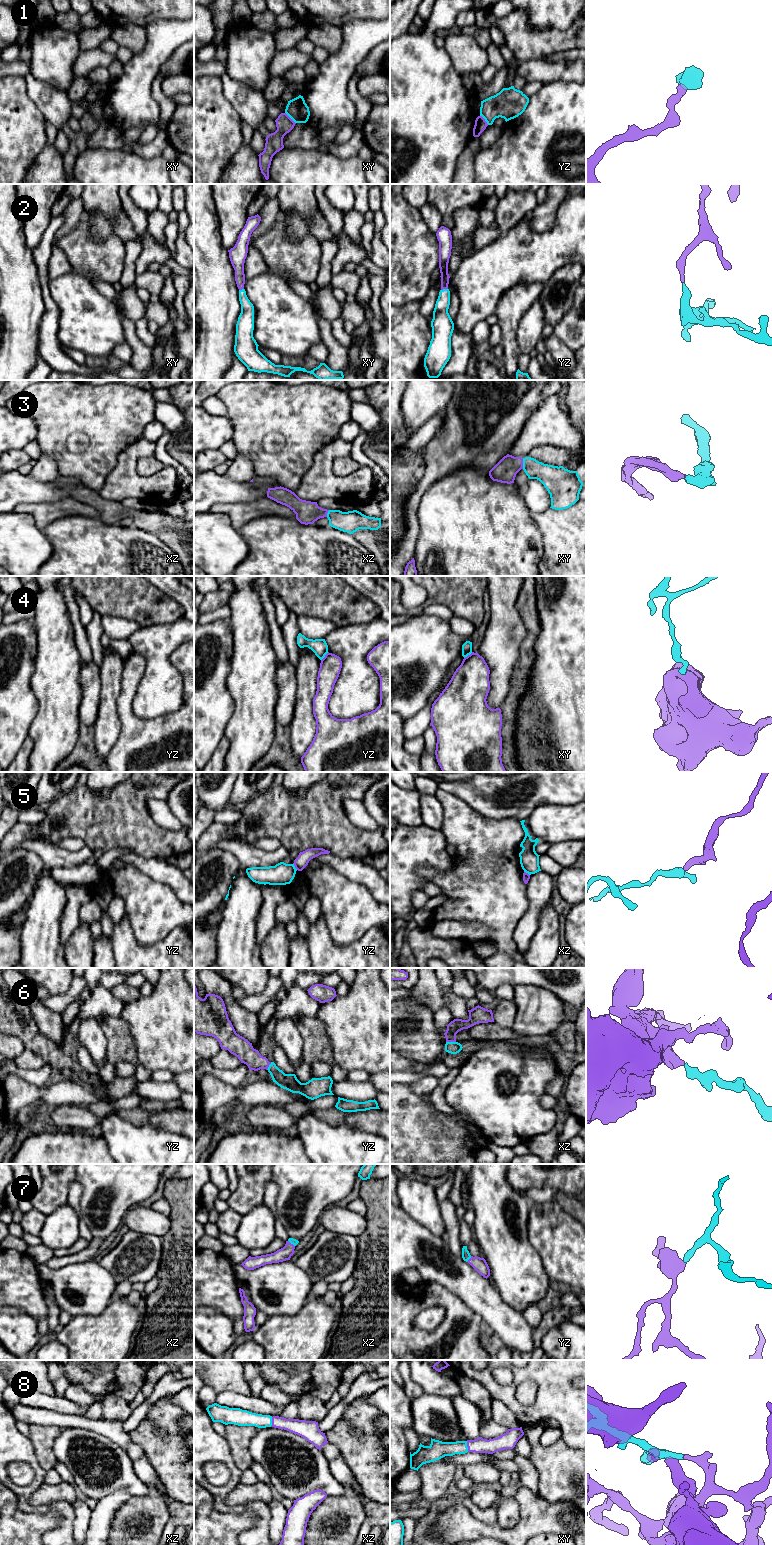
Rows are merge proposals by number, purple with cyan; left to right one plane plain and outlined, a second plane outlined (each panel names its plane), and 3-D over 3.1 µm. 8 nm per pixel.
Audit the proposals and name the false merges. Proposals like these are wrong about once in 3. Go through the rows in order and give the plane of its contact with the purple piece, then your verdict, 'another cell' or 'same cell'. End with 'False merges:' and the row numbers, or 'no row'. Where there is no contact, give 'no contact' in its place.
1: meets purple in xy; another cell
2: meets purple in yz; same cell
3: meets purple in xy; same cell
4: meets purple in yz; another cell
5: meets purple in yz; another cell
6: meets purple in xz; same cell
7: meets purple in yz; same cell
8: meets purple in xy; same cell
False merges: 1, 4, 5

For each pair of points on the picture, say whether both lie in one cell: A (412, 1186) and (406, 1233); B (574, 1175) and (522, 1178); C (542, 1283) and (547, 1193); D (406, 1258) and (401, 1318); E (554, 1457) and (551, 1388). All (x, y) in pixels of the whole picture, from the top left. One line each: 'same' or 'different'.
A: different
B: same
C: different
D: different
E: different

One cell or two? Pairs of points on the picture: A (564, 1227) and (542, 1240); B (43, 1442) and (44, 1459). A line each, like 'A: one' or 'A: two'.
A: one
B: one

